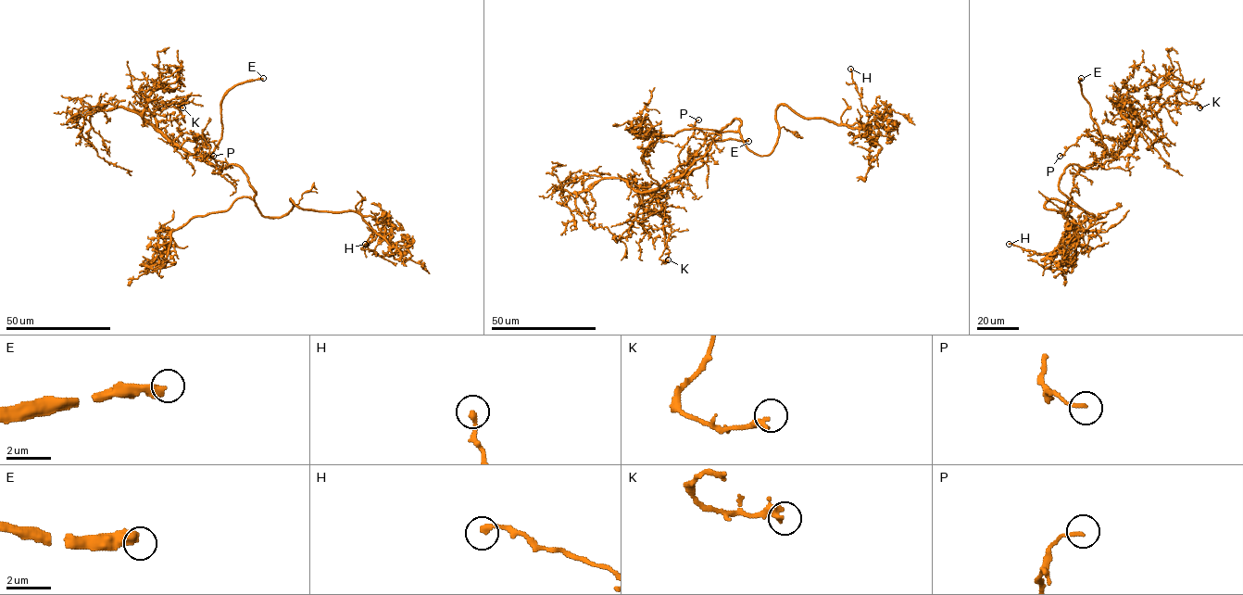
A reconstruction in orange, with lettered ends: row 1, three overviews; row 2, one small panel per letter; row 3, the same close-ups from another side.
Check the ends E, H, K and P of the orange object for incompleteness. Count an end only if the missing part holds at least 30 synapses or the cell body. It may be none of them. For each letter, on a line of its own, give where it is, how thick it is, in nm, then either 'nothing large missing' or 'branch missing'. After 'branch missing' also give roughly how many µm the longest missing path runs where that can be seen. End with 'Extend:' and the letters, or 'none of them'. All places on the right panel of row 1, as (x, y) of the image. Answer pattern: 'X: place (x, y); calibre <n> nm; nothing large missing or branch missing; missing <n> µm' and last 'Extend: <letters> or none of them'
E: place (1081, 78); calibre 480 nm; branch missing; missing 35 µm
H: place (1009, 244); calibre 240 nm; nothing large missing
K: place (1199, 107); calibre 240 nm; nothing large missing
P: place (1060, 156); calibre 150 nm; nothing large missing
Extend: E

